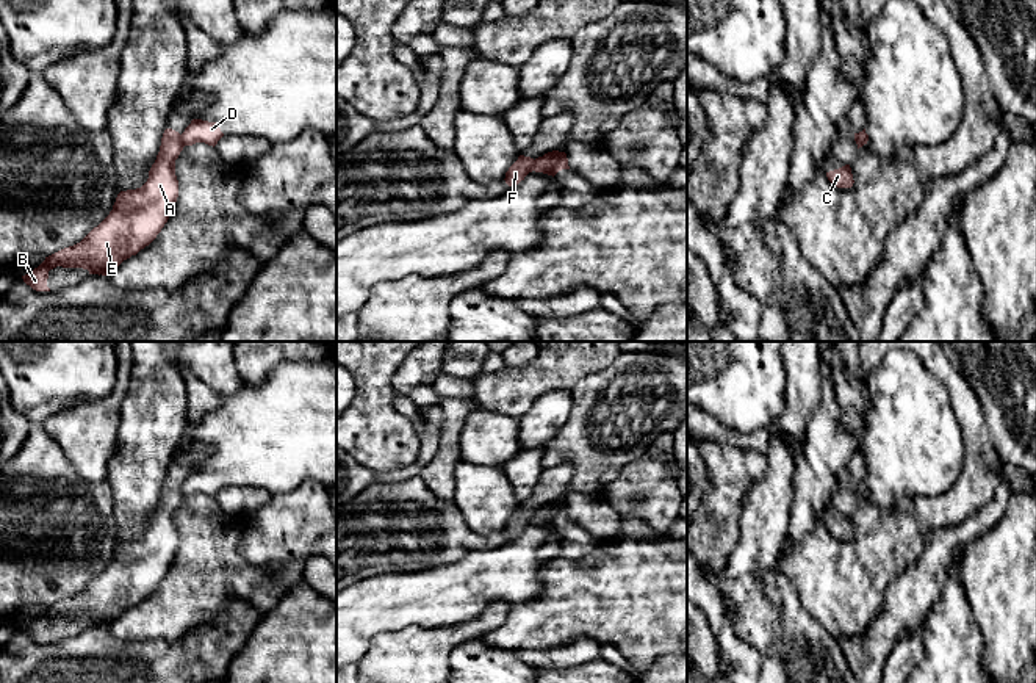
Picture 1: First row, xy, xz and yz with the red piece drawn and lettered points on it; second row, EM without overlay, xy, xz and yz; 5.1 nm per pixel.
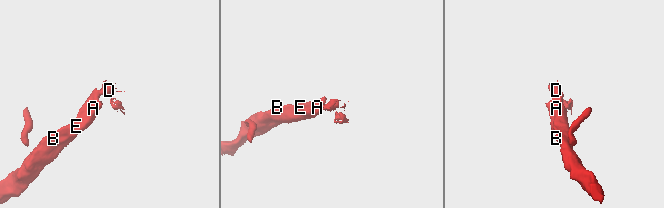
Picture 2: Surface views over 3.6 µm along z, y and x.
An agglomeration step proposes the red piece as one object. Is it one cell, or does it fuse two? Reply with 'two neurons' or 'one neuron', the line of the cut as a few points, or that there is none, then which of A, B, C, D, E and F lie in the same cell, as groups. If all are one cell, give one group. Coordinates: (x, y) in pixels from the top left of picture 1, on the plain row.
two neurons | xy (180, 486), (185, 495) | A B C E F / D

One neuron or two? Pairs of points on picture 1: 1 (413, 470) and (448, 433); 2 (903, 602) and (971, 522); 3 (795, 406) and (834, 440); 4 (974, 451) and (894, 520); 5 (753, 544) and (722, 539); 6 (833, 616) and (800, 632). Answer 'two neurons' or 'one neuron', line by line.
1: two neurons
2: one neuron
3: two neurons
4: two neurons
5: two neurons
6: two neurons

